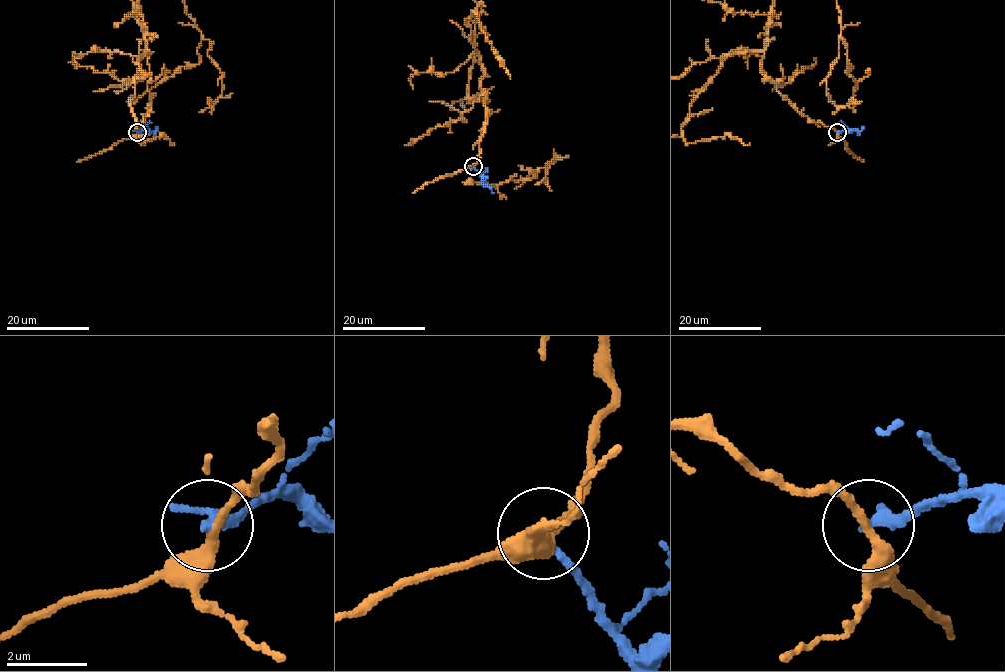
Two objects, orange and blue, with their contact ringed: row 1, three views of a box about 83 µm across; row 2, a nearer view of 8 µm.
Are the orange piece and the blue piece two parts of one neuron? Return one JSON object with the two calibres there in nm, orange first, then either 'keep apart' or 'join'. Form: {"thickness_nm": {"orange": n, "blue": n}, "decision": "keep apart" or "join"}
{"thickness_nm": {"orange": 320, "blue": 170}, "decision": "keep apart"}

